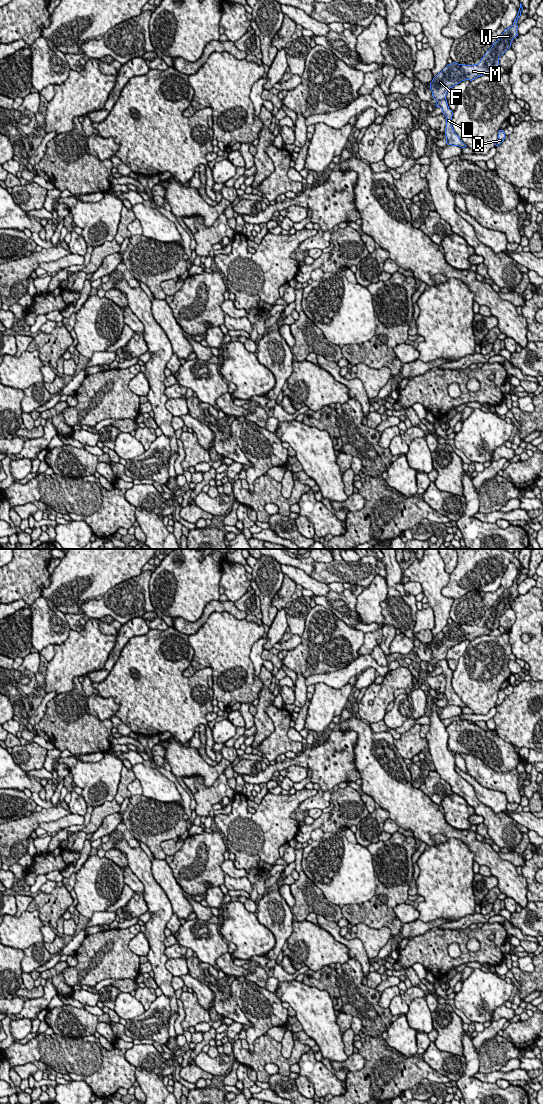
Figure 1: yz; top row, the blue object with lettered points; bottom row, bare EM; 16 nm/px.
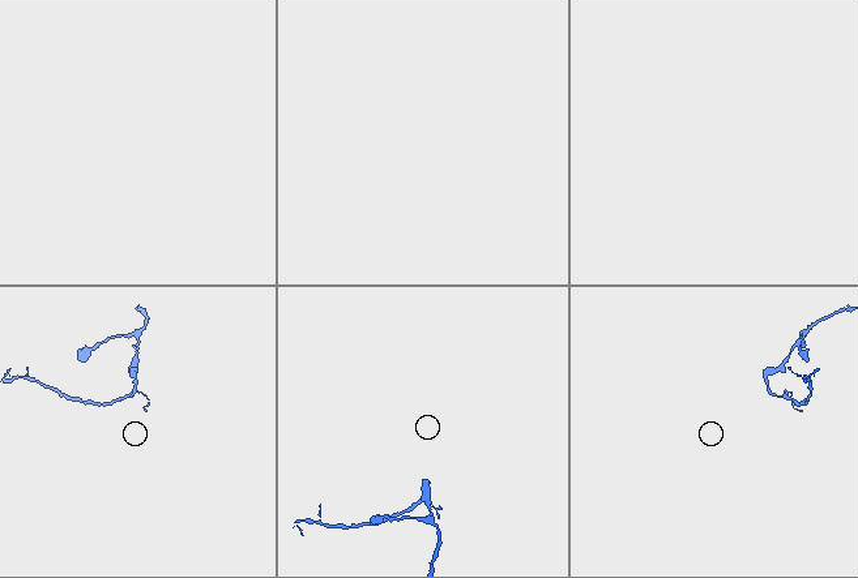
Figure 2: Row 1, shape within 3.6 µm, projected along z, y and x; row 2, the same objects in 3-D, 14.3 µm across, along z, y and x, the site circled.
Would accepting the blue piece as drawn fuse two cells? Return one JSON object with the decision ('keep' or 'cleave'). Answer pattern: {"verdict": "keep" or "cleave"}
{"verdict": "cleave"}

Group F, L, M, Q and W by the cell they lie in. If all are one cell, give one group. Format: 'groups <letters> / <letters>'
groups F M W / L Q

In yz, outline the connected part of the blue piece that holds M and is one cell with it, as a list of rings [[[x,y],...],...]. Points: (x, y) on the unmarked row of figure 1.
[[[520,563],[520,568],[513,581],[513,585],[504,590],[478,624],[466,625],[453,622],[452,624],[448,624],[433,638],[429,645],[435,660],[445,659],[448,650],[462,641],[473,641],[477,637],[490,635],[492,630],[499,628],[499,618],[511,608],[511,602],[519,595],[516,592],[518,588],[517,581],[520,578],[523,569],[522,564]]]

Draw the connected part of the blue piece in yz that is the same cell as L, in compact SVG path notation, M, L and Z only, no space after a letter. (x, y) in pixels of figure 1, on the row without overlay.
M446 659L438 660L434 667L441 667L442 674L446 677L446 687L444 694L446 695L446 703L451 706L459 706L461 709L467 707L459 698L459 696L454 692L452 687L452 676L453 671L449 669Z

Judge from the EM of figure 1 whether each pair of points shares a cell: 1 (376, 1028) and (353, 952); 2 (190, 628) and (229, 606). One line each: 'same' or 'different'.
1: different
2: same

